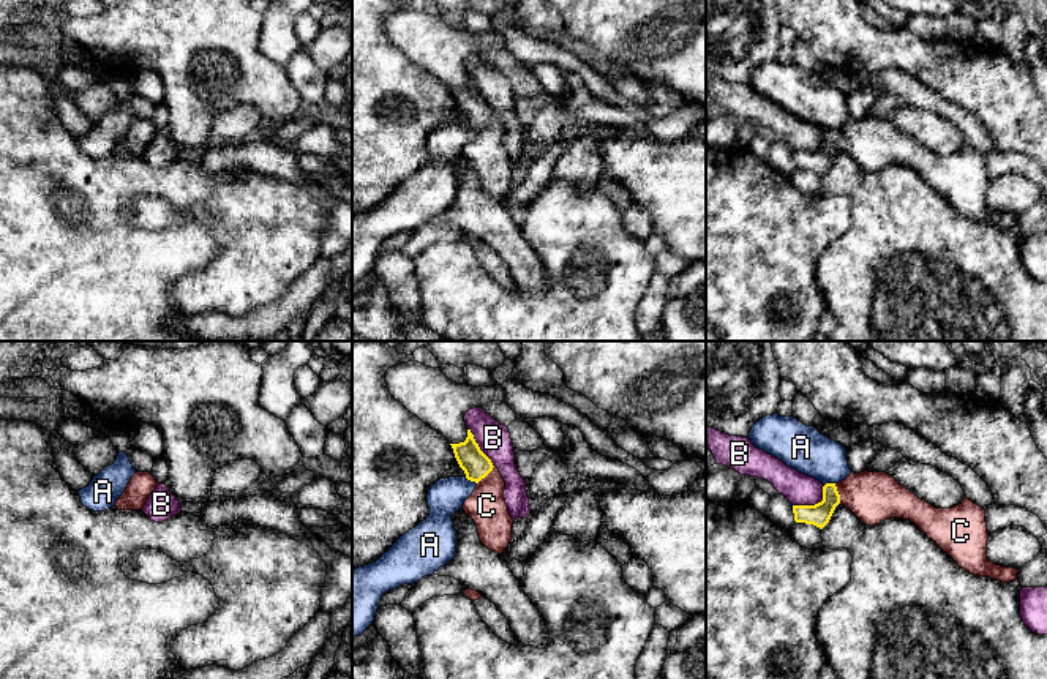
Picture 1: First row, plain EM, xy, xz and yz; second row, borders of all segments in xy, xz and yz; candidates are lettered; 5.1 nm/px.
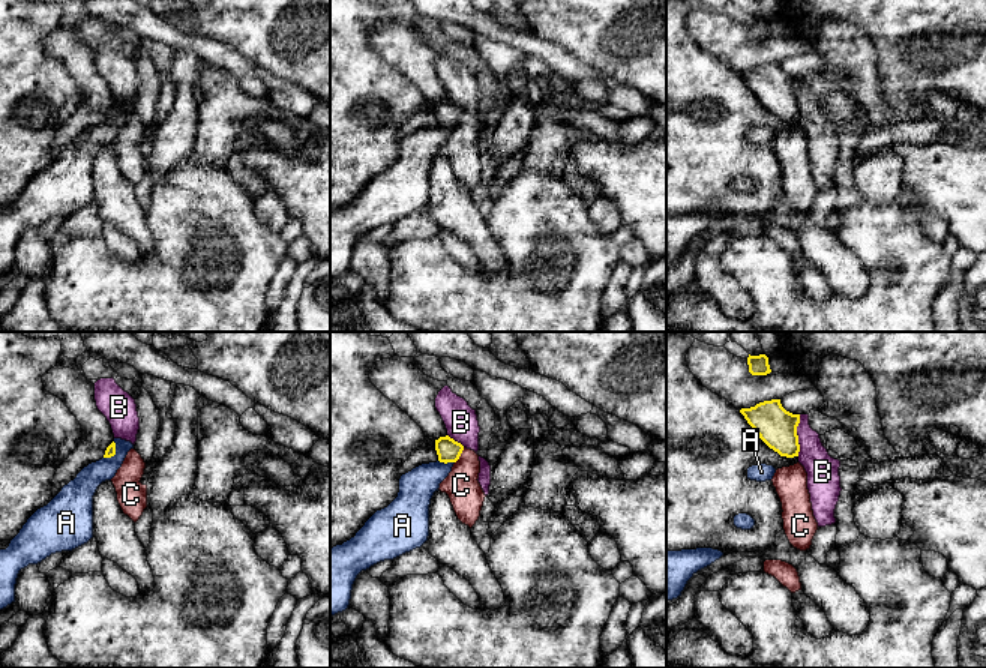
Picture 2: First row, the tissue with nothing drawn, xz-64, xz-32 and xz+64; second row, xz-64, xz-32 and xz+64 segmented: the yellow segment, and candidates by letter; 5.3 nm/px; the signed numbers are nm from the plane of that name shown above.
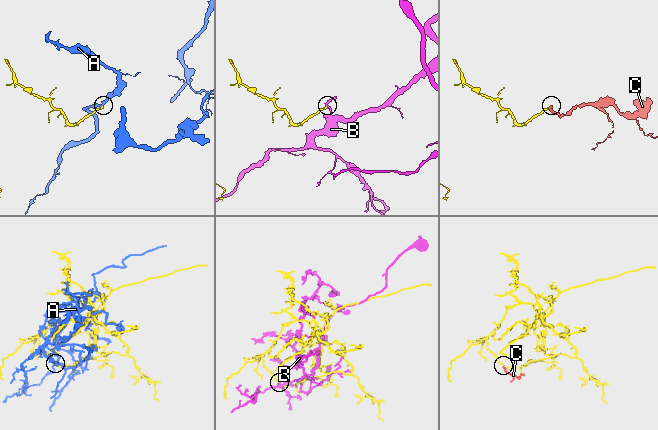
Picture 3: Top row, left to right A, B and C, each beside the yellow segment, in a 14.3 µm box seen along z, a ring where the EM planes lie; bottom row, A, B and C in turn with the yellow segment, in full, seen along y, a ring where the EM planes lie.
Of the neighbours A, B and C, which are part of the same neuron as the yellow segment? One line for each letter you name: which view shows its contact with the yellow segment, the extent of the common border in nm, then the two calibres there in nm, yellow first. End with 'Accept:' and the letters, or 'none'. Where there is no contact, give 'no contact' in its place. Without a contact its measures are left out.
C: contact in yz; length 110 nm; calibres 120 and 260 nm
Accept: C

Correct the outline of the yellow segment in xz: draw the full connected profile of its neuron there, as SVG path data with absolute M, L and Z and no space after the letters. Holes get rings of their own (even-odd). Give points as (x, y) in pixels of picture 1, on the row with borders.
M471 430L464 442L450 445L466 478L477 483L474 493L464 501L463 510L474 520L480 542L502 554L512 540L513 526L504 499L505 482L499 469L480 450Z

